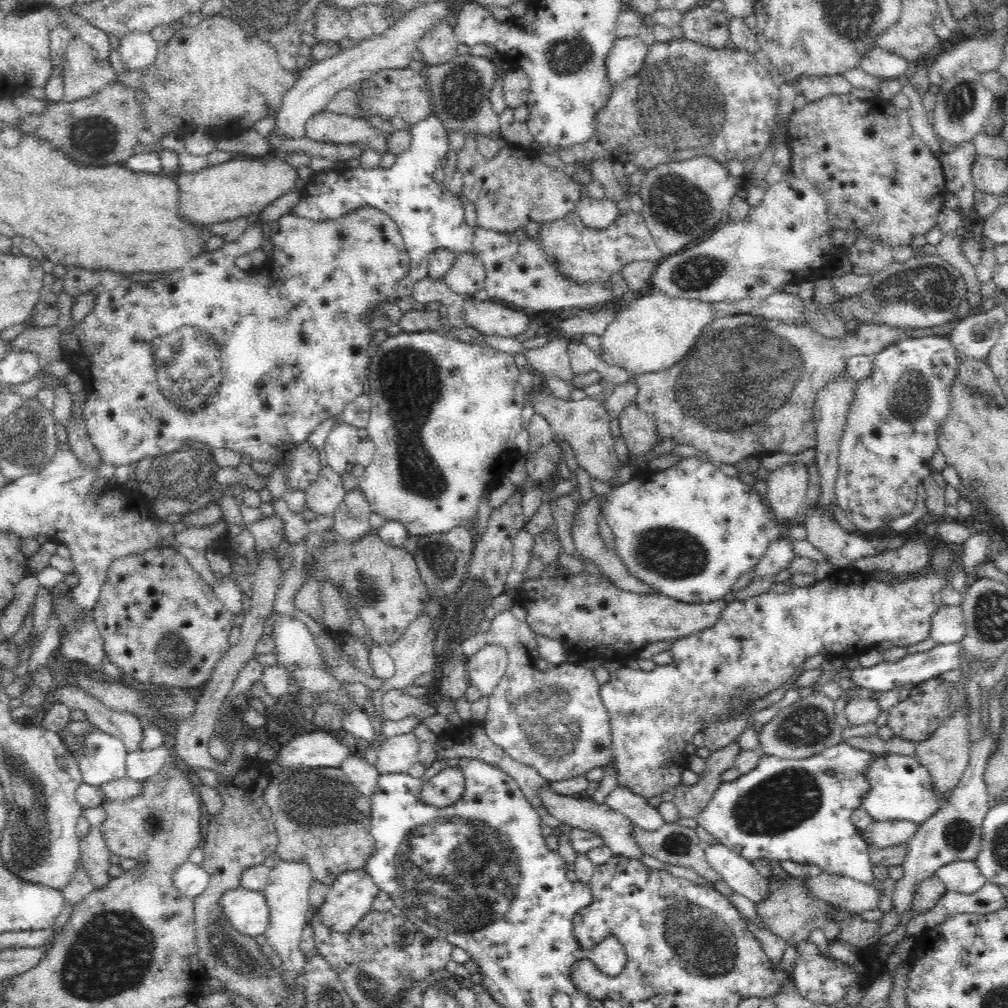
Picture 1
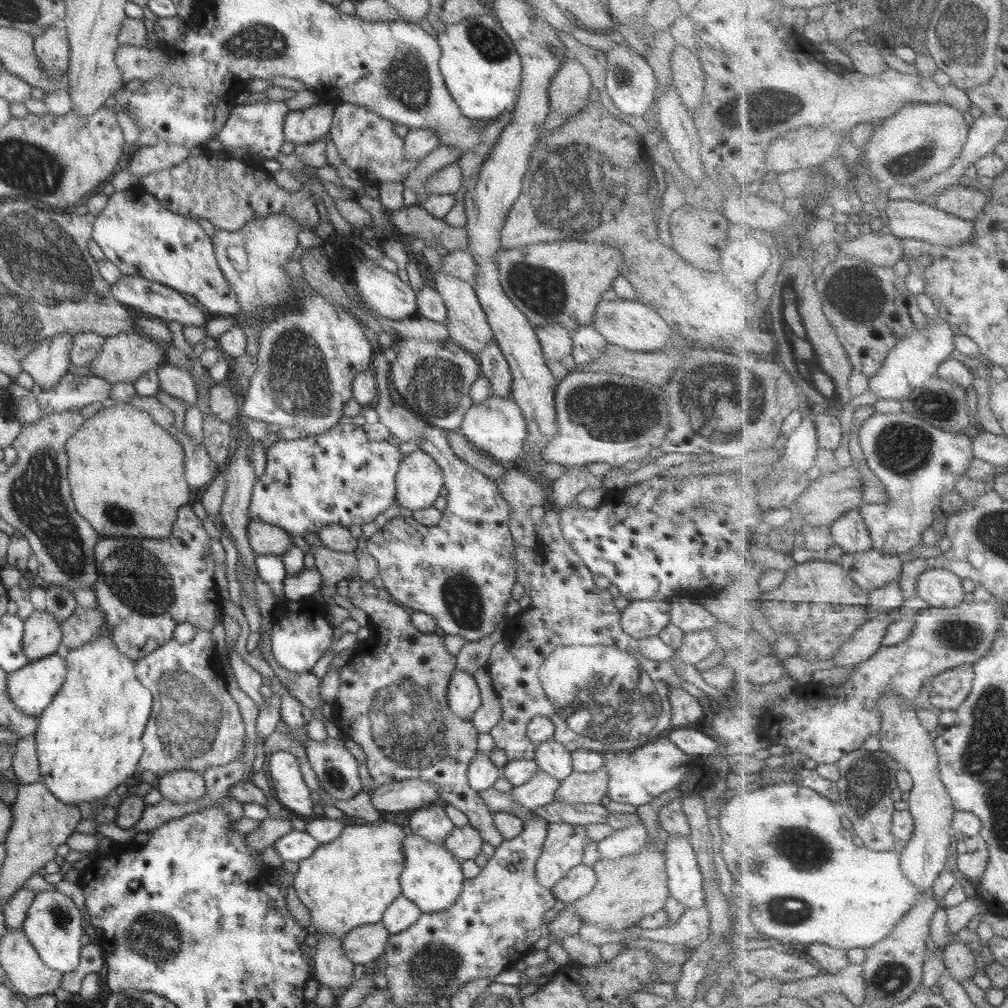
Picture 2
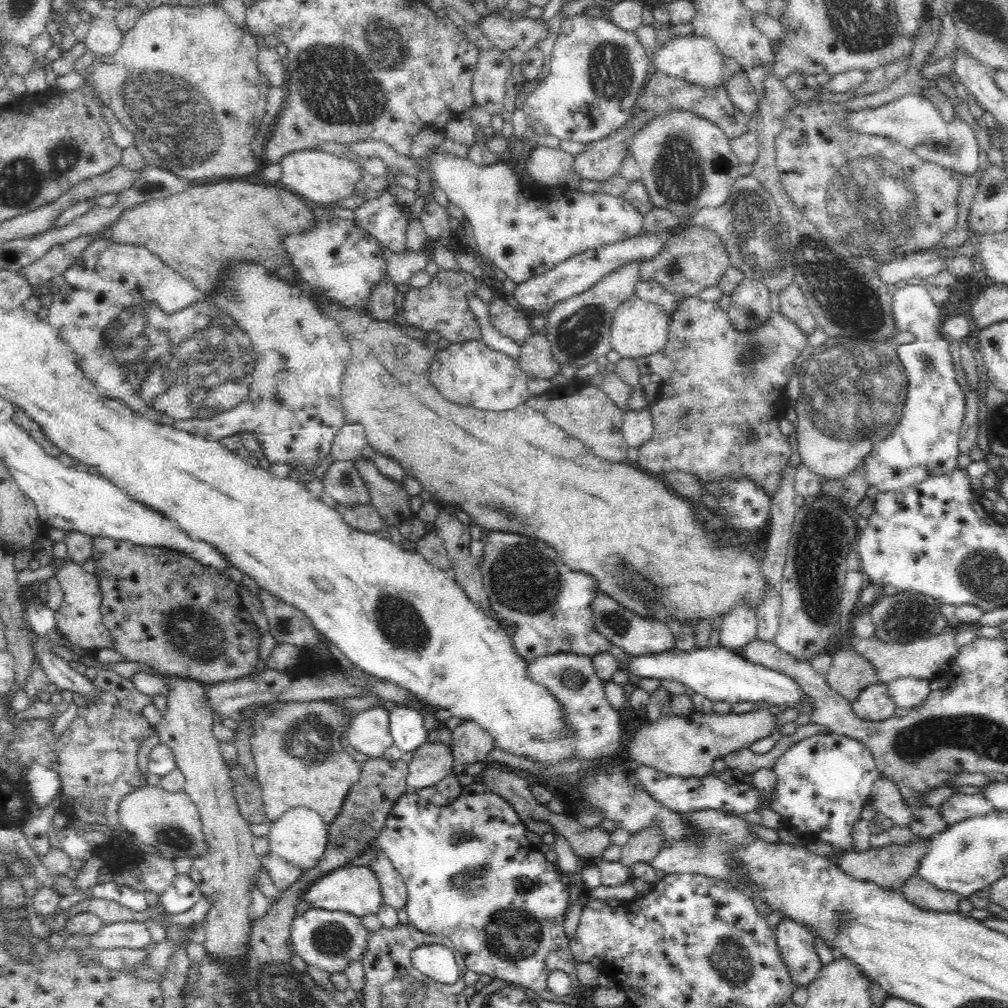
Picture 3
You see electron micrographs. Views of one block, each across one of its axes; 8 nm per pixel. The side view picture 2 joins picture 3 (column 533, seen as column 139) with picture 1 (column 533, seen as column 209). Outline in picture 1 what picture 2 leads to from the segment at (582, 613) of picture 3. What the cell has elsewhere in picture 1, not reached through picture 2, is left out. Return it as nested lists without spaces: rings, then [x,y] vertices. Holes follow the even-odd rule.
[[[555,526],[545,533],[536,533],[533,536],[529,565],[524,571],[524,582],[517,591],[517,604],[526,611],[525,622],[534,630],[534,633],[560,641],[567,651],[574,654],[581,662],[601,658],[609,664],[618,663],[631,655],[636,655],[651,643],[663,641],[674,643],[690,634],[714,626],[722,610],[727,606],[727,602],[723,599],[704,604],[687,604],[662,595],[625,592],[617,588],[610,579],[590,574],[586,569],[580,574],[571,574],[570,571],[566,571],[566,567],[560,565],[562,553],[564,553],[564,547],[560,545]]]

